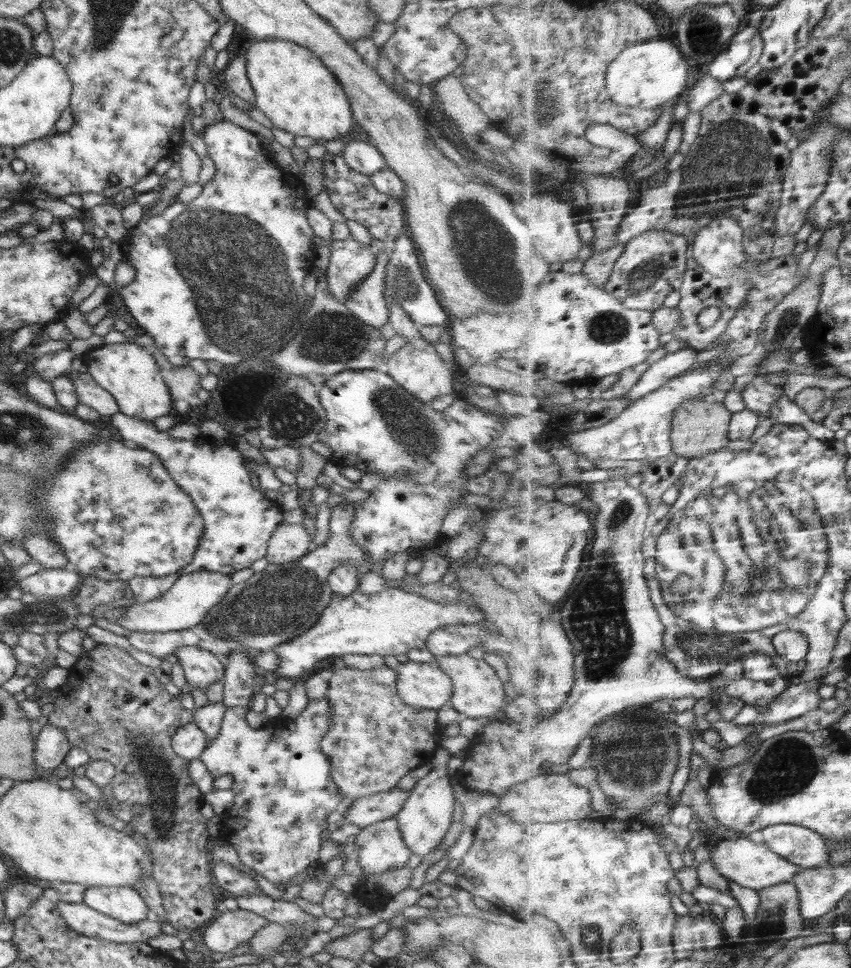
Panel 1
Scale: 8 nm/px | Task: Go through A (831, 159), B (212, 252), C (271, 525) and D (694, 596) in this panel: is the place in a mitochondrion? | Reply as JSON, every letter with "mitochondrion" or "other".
{"A":"other","B":"mitochondrion","C":"other","D":"mitochondrion"}

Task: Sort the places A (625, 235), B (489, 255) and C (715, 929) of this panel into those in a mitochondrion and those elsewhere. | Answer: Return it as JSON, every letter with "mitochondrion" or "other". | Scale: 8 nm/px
{"A":"other","B":"mitochondrion","C":"other"}

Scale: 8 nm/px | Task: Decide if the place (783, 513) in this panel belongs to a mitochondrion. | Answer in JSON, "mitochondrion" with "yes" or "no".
{"mitochondrion":"yes"}

